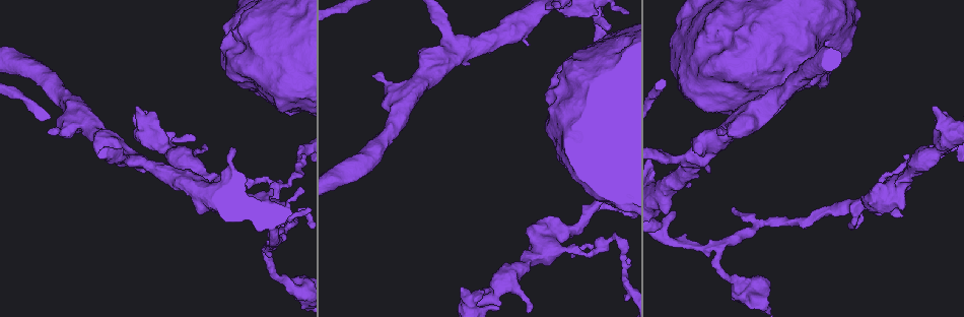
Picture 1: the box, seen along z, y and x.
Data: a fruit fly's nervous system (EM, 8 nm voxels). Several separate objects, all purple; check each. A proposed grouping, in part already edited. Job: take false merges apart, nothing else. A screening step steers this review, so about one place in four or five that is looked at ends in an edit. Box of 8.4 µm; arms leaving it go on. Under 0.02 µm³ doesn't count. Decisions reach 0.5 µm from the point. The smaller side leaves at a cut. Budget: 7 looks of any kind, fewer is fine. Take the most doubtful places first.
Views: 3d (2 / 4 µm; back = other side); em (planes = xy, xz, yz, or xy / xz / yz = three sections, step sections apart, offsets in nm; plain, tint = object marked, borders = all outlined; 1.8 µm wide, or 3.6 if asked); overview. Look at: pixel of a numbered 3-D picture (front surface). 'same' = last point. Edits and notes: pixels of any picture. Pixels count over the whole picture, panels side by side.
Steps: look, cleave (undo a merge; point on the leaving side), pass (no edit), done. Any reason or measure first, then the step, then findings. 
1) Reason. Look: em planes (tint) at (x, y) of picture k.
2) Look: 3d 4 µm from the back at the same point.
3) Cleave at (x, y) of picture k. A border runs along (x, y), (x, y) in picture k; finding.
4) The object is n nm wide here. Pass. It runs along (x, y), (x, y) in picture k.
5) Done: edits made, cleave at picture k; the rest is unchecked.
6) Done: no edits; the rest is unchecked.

Sharp bend. Look: em 3.6 µm planes (tint) at (152, 143) of picture 1.

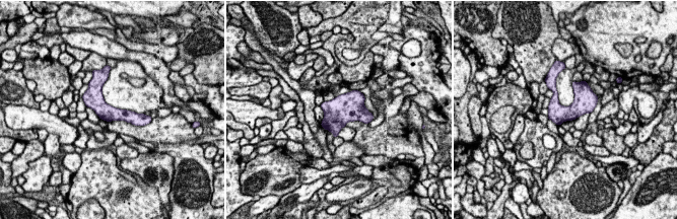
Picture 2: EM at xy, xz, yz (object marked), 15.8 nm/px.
The object is 260 nm wide here. Pass. It runs along (86, 100), (109, 114), (140, 120) in picture 2; one neuron here.

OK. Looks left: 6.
Look: em planes (borders) at (711, 245) of picture 1.

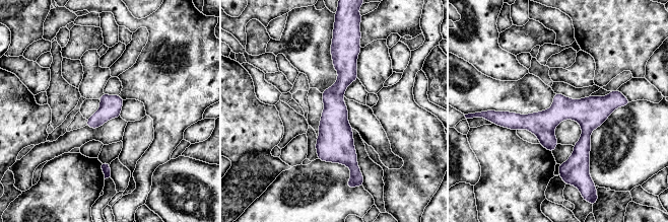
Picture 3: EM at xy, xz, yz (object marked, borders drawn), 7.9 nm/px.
Pass. One neuron here.

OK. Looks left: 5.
A fork. Look: em planes (tint) at (278, 183) of picture 1.

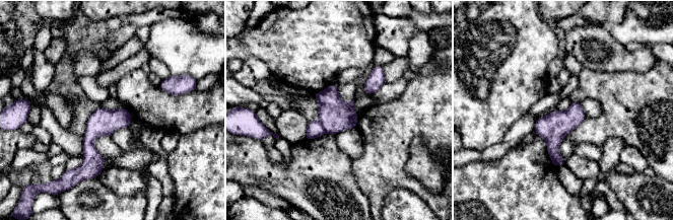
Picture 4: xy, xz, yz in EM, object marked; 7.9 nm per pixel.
The object is 220 nm wide here. Cleave at (335, 116) of picture 4. A border runs along (319, 120), (326, 132) in picture 4; two neurons meet here.

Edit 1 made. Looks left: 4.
Done: edits made, cleave at picture 4; the rest is unchecked.

